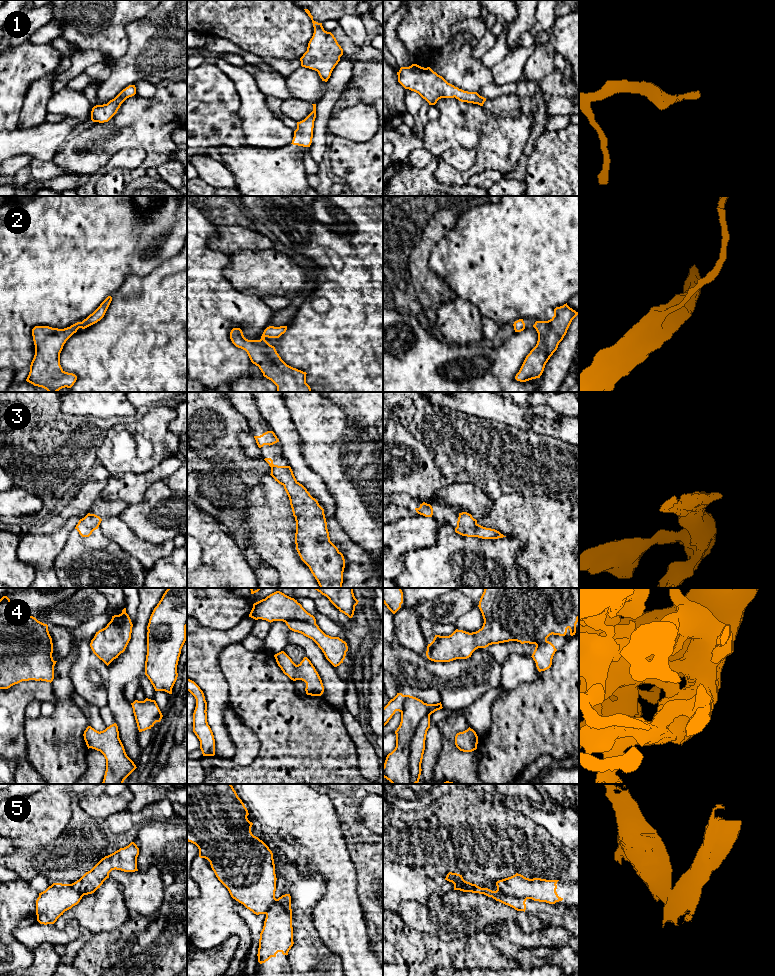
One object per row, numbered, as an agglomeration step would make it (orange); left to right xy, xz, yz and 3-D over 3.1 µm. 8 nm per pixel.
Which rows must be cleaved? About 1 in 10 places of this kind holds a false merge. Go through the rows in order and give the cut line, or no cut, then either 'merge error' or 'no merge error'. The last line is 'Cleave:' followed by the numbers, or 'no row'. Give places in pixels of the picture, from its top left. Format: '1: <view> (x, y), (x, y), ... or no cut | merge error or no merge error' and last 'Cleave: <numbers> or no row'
1: no cut | no merge error
2: no cut | no merge error
3: no cut | no merge error
4: no cut | no merge error
5: yz (497, 887), (507, 895), (528, 898) | merge error
Cleave: 5

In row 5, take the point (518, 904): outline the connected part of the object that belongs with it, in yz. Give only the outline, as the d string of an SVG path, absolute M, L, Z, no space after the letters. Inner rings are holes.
M449 872L445 880L452 882L454 884L454 890L484 894L488 897L492 897L496 901L499 901L505 905L514 908L517 911L525 912L526 910L525 902L528 898L516 898L516 897L507 896L504 893L502 893L498 888L496 891L492 891L488 888L481 888L476 884L472 884L470 882L465 881L462 875L457 873Z

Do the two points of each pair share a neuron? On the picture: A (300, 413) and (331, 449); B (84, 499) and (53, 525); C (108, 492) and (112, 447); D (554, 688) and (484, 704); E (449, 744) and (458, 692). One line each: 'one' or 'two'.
A: one
B: one
C: two
D: two
E: two

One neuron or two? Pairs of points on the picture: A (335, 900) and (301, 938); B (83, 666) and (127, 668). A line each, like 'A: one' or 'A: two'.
A: two
B: two

